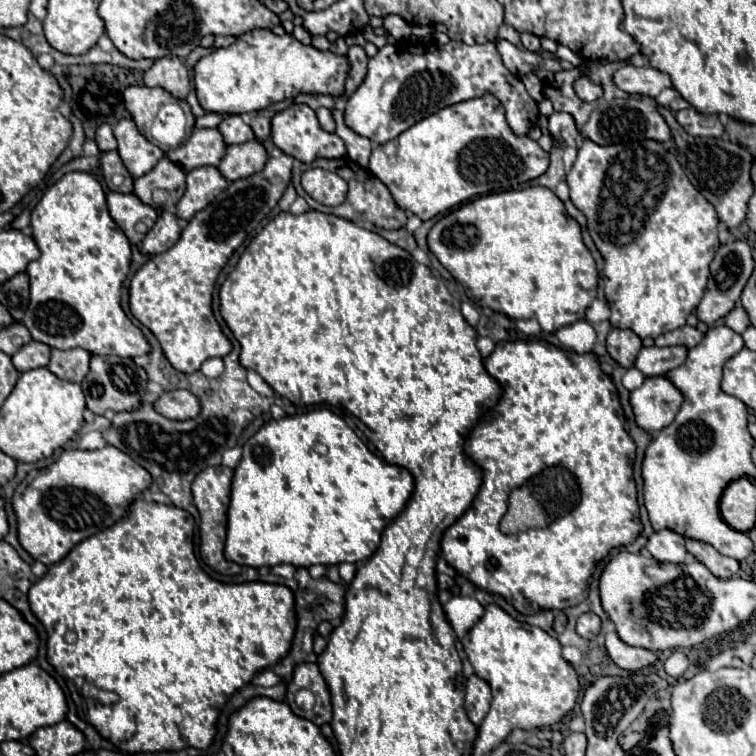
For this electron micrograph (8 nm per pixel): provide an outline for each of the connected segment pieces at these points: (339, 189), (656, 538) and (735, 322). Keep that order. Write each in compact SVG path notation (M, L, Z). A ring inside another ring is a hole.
M321 168L310 169L301 177L303 190L325 206L339 206L347 196L348 185L335 172Z
M661 530L661 532L653 532L649 542L647 542L647 550L653 554L655 560L659 562L673 562L679 564L685 560L687 556L687 548L685 548L685 538L679 536L677 532L671 530Z
M733 308L733 310L727 314L725 322L727 322L727 326L733 328L737 334L741 334L747 326L751 326L751 320L749 320L745 308Z

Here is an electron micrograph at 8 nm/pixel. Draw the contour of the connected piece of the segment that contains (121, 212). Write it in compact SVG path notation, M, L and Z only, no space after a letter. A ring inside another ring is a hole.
M109 192L107 194L109 214L117 222L117 226L125 232L131 244L139 244L145 234L137 232L135 226L143 222L147 228L151 228L157 220L155 208L149 204L143 204L135 194L121 194L121 192Z

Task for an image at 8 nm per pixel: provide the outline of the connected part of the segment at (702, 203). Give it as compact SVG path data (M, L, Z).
M587 140L583 142L583 146L579 148L579 154L577 154L577 160L575 164L571 166L569 174L567 174L567 184L569 184L569 192L571 192L571 200L573 204L587 216L587 228L589 228L589 234L593 238L593 242L597 244L603 260L605 260L605 270L603 270L603 290L605 290L605 298L611 302L611 324L613 328L629 328L633 330L639 338L657 338L665 332L671 332L679 326L685 324L689 312L693 312L699 304L699 300L703 298L703 292L705 292L705 280L709 278L709 264L719 248L719 238L717 238L717 212L713 208L711 202L705 200L705 196L687 180L681 164L677 162L675 154L665 150L661 142L655 142L655 140L641 140L641 146L637 144L609 144L609 146L599 146L595 144L593 140Z

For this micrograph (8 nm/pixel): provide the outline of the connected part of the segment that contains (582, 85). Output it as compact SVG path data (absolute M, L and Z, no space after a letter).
M579 78L575 82L575 90L577 90L577 96L583 98L583 100L587 100L587 102L597 100L601 96L601 92L603 92L601 86L597 86L597 84L593 84L593 82L585 80L585 78Z

